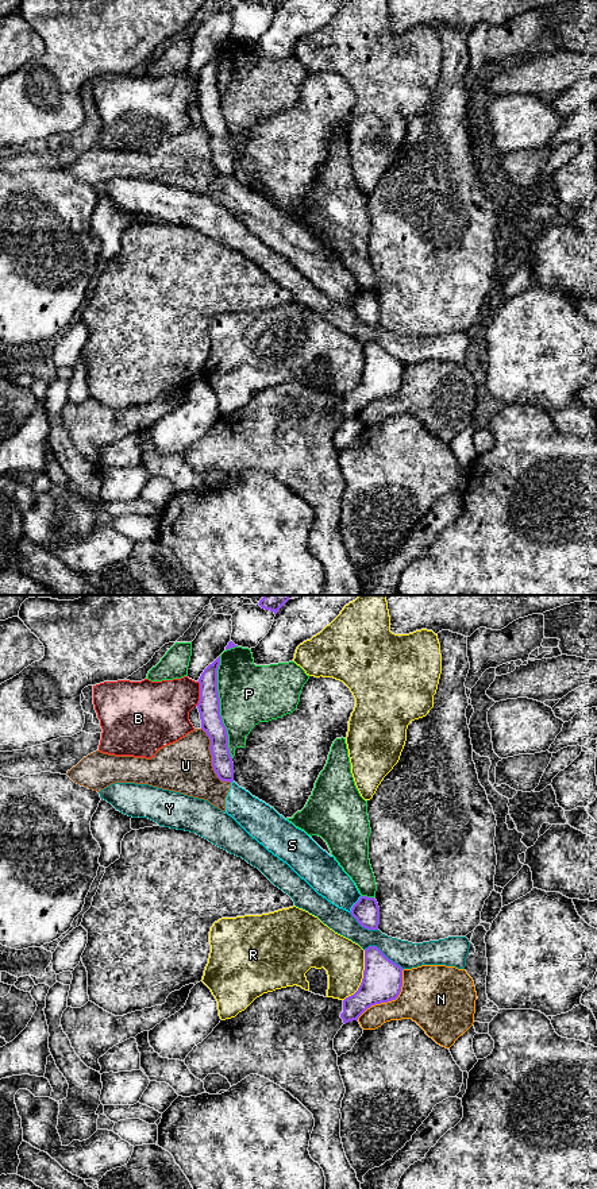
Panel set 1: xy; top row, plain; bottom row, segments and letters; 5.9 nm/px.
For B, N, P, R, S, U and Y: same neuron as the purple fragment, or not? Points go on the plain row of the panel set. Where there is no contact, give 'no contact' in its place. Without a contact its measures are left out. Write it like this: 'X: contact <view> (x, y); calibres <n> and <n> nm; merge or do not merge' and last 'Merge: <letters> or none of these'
B: contact xy (200, 89); calibres 130 and 340 nm; do not merge
N: contact xy (391, 396); calibres 240 and 360 nm; do not merge
P: contact xy (219, 103); calibres 130 and 360 nm; do not merge
R: contact xy (364, 373); calibres 240 and 240 nm; do not merge
S: contact xy (355, 298); calibres 160 and 220 nm; do not merge
U: contact xy (212, 154); calibres 130 and 320 nm; do not merge
Y: contact xy (382, 348); calibres 240 and 160 nm; do not merge
Merge: none of these

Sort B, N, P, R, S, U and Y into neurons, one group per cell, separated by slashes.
B / N / P / R / S U Y

